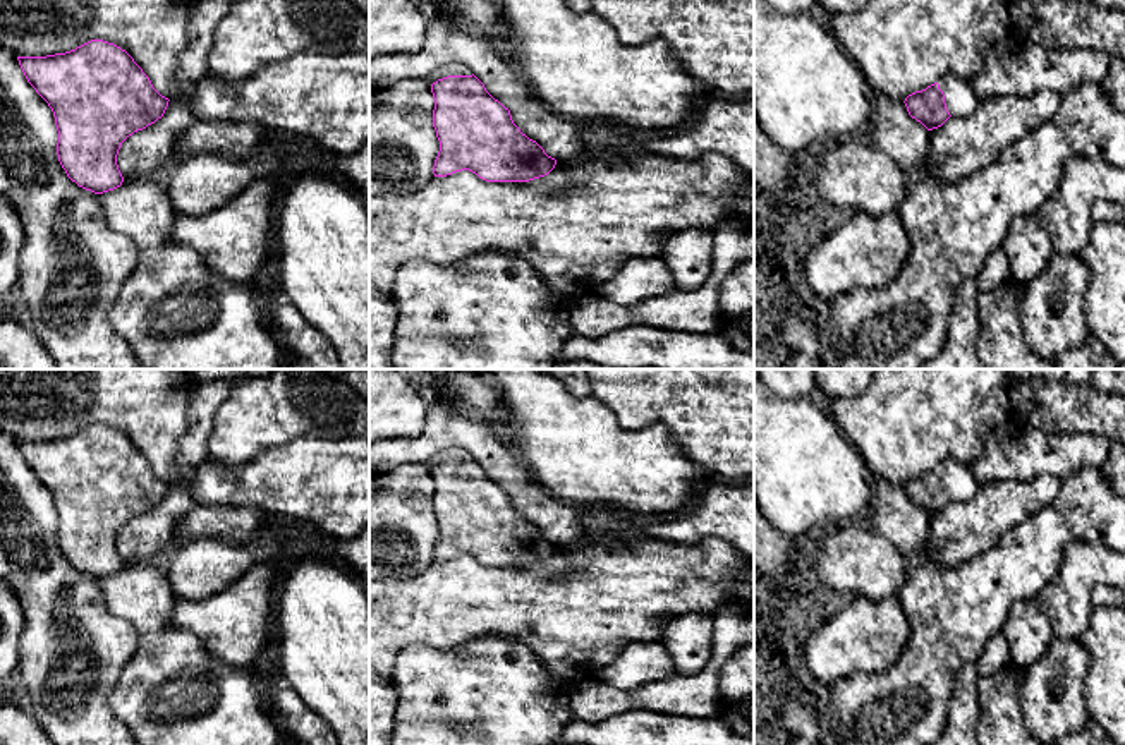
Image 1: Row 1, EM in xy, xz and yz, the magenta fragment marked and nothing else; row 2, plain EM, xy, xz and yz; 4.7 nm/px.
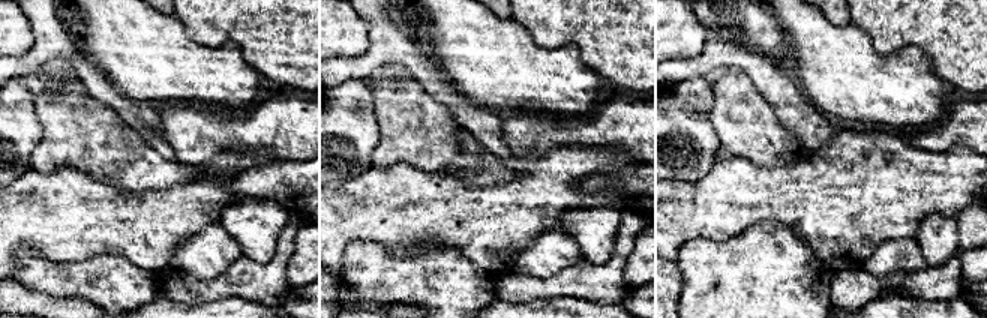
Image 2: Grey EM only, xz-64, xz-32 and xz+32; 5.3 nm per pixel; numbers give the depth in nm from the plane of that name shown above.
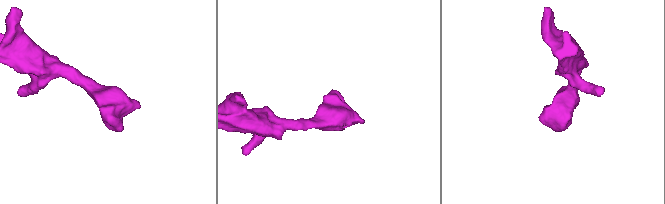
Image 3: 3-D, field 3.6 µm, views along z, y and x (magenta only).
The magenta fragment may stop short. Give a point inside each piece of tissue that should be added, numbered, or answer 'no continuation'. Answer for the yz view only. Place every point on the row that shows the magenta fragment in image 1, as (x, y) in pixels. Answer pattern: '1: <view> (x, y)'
1: yz (959, 96)

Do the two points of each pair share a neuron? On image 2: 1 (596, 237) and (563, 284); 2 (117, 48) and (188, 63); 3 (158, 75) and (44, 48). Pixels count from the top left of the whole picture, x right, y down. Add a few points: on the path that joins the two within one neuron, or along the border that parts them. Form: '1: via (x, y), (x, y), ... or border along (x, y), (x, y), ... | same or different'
1: border along (615, 242), (605, 263), (584, 260) | different
2: via (135, 48), (162, 63), (170, 63) | same
3: border along (68, 29), (81, 53), (111, 84) | different

